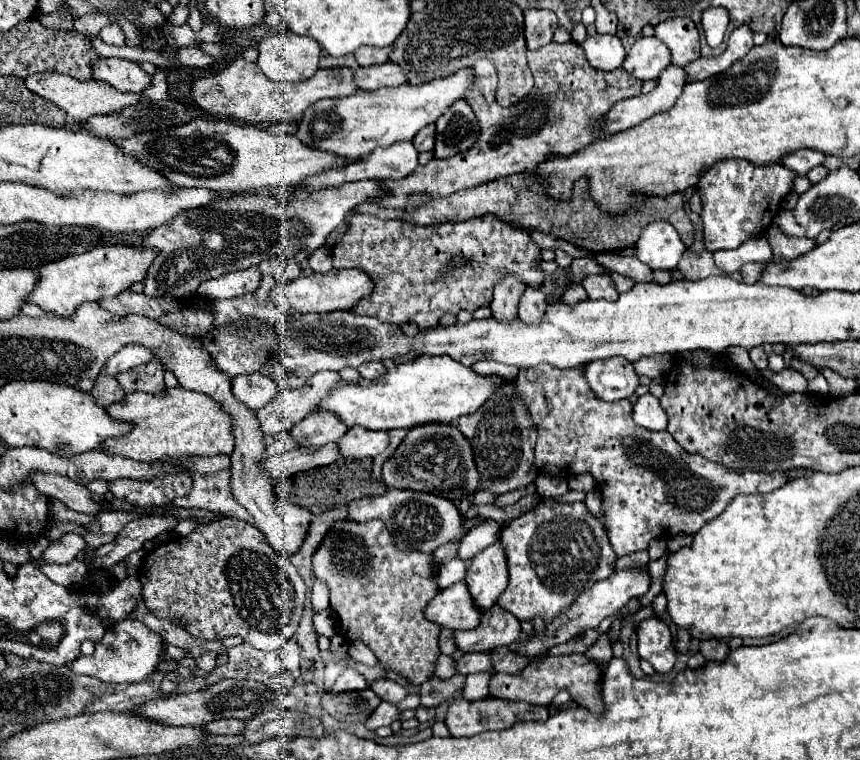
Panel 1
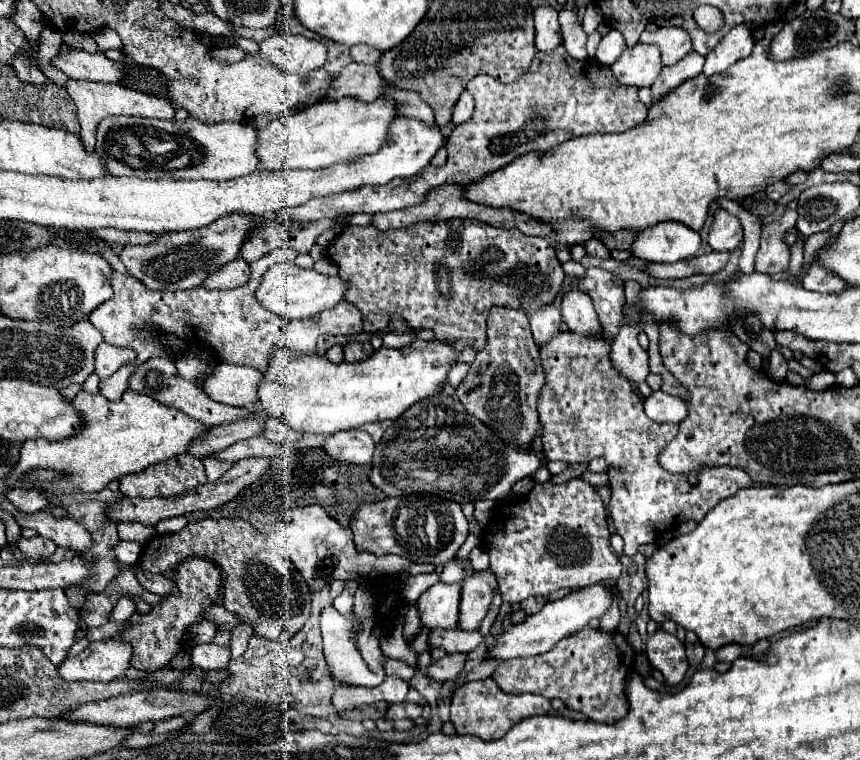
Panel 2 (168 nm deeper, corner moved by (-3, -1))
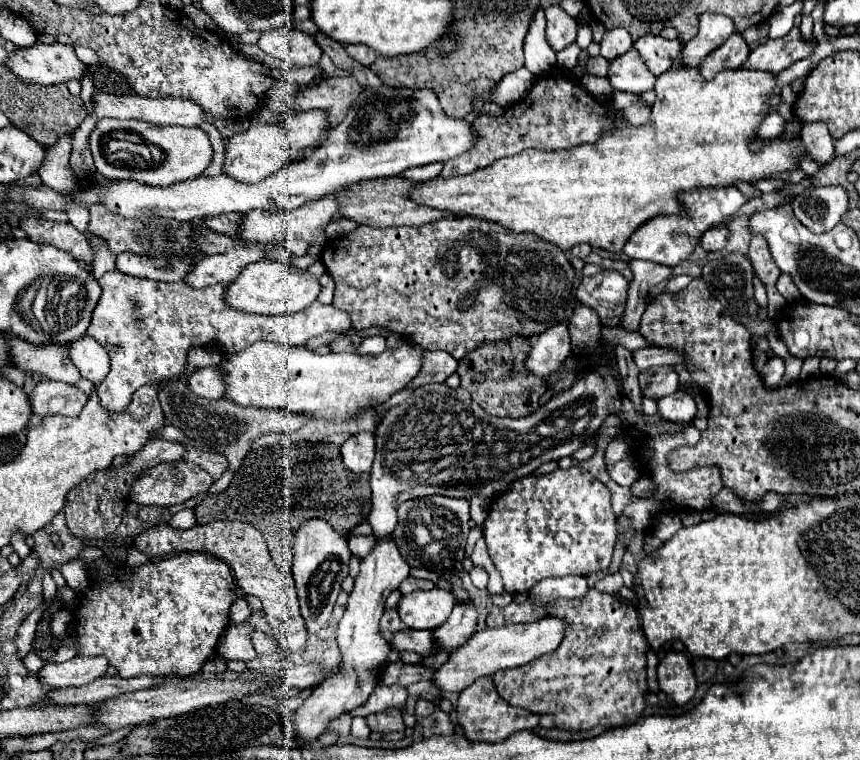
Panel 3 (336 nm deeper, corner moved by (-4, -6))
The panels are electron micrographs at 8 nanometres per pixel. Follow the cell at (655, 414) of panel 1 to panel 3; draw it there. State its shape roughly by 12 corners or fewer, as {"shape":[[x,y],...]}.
{"shape":[[683,391],[657,399],[659,415],[689,425],[695,401]]}

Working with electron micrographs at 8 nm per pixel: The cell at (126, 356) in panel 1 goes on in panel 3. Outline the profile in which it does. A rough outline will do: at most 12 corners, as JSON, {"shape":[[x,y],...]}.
{"shape":[[93,337],[73,341],[69,355],[83,379],[99,385],[109,355]]}

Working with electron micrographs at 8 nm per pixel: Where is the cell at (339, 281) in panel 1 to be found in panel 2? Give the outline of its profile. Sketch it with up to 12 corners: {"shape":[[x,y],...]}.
{"shape":[[296,264],[270,266],[256,300],[282,318],[334,308],[346,284]]}

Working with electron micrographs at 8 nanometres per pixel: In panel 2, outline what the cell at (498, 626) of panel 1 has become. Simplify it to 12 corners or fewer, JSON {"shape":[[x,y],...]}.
{"shape":[[430,630],[430,648],[448,654],[468,654],[482,634],[458,630]]}

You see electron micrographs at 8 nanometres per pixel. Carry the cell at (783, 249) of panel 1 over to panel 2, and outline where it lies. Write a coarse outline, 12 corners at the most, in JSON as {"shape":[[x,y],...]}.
{"shape":[[796,210],[762,226],[756,272],[788,268],[790,248],[782,234],[796,226]]}

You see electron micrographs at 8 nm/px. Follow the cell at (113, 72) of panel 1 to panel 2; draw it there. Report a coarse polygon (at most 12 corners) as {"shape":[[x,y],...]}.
{"shape":[[62,48],[52,64],[72,80],[118,82],[124,64]]}

